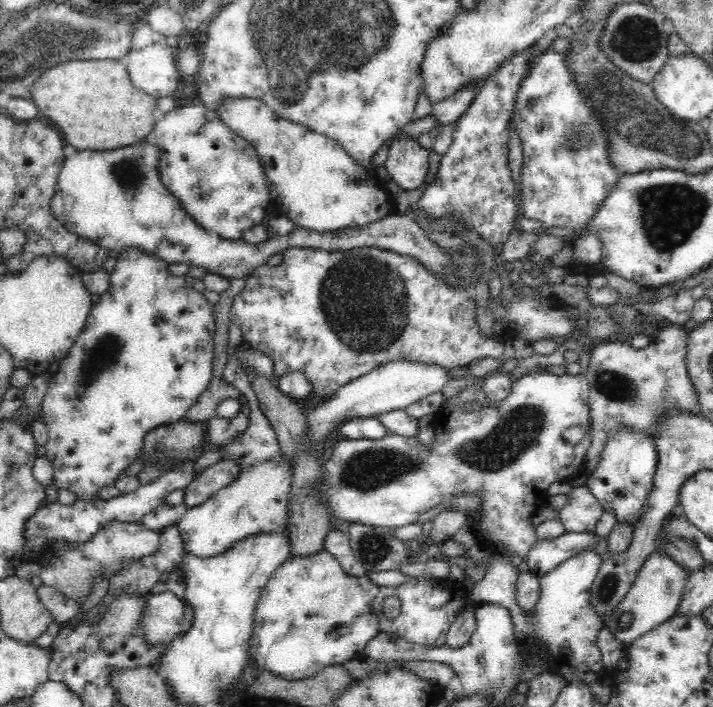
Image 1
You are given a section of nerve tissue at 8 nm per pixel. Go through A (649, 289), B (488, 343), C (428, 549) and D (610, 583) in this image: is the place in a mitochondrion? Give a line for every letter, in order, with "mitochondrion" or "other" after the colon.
A: other
B: other
C: other
D: mitochondrion

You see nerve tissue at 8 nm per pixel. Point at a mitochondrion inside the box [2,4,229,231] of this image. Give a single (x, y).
(58, 36)

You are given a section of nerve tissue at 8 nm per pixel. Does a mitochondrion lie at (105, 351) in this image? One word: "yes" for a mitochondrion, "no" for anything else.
yes

